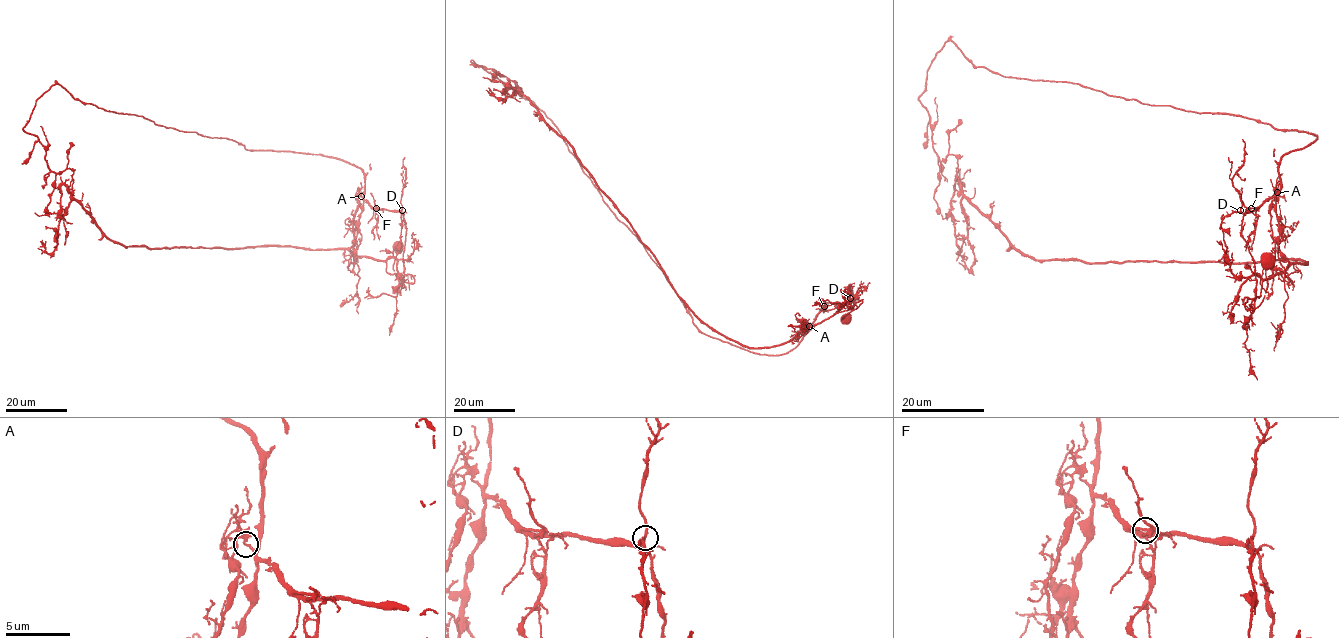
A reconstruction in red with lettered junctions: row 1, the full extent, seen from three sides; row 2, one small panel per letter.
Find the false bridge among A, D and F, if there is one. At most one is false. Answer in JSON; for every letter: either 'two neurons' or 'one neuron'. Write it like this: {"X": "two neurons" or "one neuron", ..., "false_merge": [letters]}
{"A": "two neurons", "D": "one neuron", "F": "one neuron", "false_merge": ["A"]}

